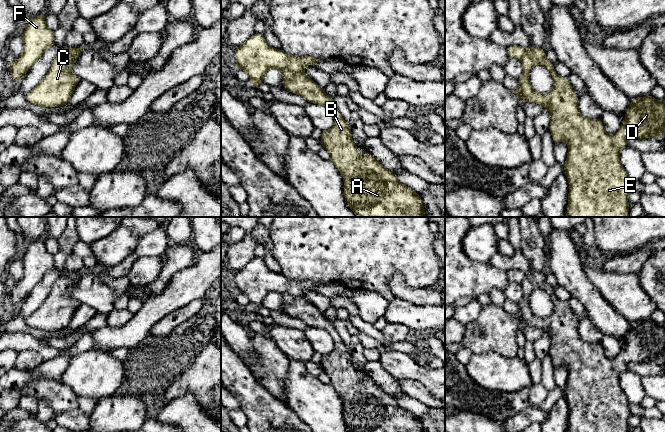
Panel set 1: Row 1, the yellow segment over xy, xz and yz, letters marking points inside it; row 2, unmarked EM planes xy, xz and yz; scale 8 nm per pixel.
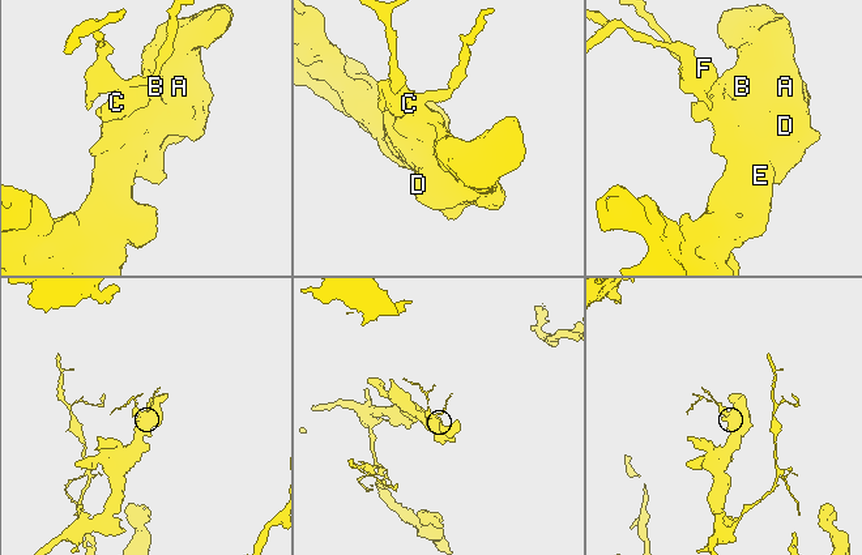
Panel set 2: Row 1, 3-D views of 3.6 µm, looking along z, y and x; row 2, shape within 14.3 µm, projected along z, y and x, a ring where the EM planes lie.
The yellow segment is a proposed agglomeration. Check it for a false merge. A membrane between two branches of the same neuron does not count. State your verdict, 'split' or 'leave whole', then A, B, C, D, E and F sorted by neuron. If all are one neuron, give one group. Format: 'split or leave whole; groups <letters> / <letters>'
split; groups A B C D E / F

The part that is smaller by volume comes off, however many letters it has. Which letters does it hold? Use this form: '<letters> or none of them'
F

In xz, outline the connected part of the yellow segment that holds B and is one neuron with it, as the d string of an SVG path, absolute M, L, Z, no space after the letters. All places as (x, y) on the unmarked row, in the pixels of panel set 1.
M282 294L283 312L302 320L309 327L324 329L334 340L331 353L322 356L320 366L330 378L330 384L341 397L344 421L349 432L424 432L420 418L403 409L395 397L384 392L370 377L361 379L351 360L350 349L345 346L334 324L303 295Z

